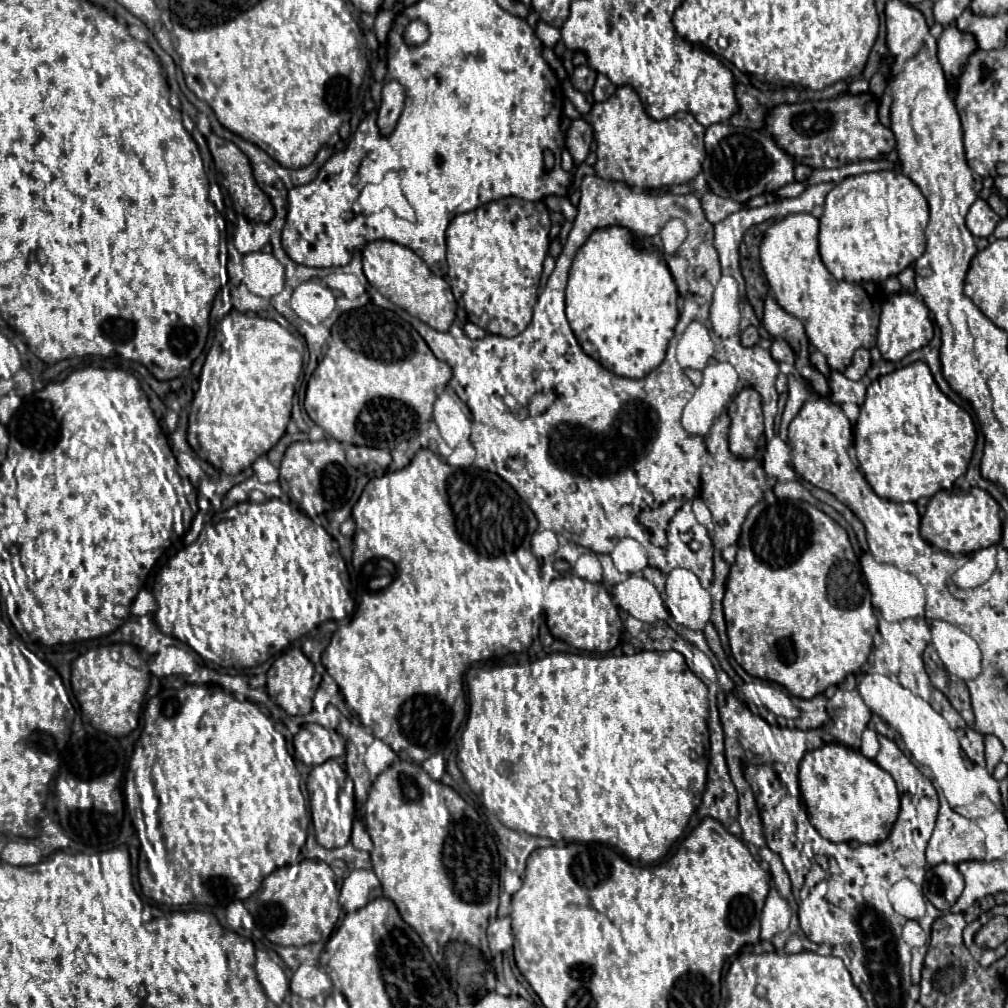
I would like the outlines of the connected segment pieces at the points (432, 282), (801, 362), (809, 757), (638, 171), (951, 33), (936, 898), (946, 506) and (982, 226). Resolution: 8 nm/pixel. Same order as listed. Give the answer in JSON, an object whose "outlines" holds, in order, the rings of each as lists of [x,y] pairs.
{"outlines":[[[[372,241],[362,251],[364,257],[364,275],[368,283],[394,305],[408,311],[412,317],[424,321],[436,331],[448,331],[456,317],[456,299],[450,291],[450,285],[434,275],[428,265],[408,247],[394,241]]],[[[770,295],[764,299],[764,317],[762,317],[764,329],[772,337],[786,339],[790,347],[796,351],[796,371],[800,373],[802,379],[810,379],[810,385],[814,391],[820,395],[826,395],[826,377],[818,373],[810,363],[808,363],[808,353],[810,353],[810,343],[804,333],[804,325],[790,313],[786,313]]],[[[828,743],[808,751],[800,763],[800,793],[816,831],[832,843],[882,843],[900,811],[896,781],[874,761],[852,747]]],[[[626,85],[618,87],[608,101],[596,103],[586,119],[598,143],[594,171],[602,179],[622,181],[638,189],[660,189],[688,183],[702,171],[706,157],[704,127],[692,113],[676,113],[670,119],[654,121],[646,115],[636,91]]],[[[954,25],[944,27],[944,33],[938,39],[938,61],[950,83],[954,83],[954,79],[962,71],[962,67],[968,61],[968,55],[972,51],[974,51],[972,35],[958,31]]],[[[940,863],[926,871],[924,897],[940,911],[950,911],[964,889],[964,879],[956,865]]],[[[972,487],[968,491],[958,493],[957,490],[938,491],[926,507],[926,513],[922,517],[922,525],[920,525],[920,533],[922,537],[936,545],[942,551],[948,551],[952,555],[962,553],[962,555],[970,555],[978,549],[990,547],[994,543],[1000,541],[1002,537],[1002,523],[998,517],[998,503],[982,489]]],[[[976,199],[966,215],[966,225],[974,237],[990,237],[1000,223],[1000,217],[988,207],[984,199]]]]}

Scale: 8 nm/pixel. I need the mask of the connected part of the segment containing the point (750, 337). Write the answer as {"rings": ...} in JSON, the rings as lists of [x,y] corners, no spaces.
{"rings":[[[749,326],[744,332],[741,333],[740,340],[744,347],[752,347],[758,343],[760,339],[758,328]]]}

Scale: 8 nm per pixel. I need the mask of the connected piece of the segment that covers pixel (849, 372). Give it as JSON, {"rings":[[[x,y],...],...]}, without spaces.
{"rings":[[[858,349],[858,351],[854,353],[854,359],[852,359],[850,367],[844,371],[844,375],[846,375],[848,379],[858,381],[862,375],[866,375],[868,367],[870,367],[870,353],[868,353],[868,349]]]}

